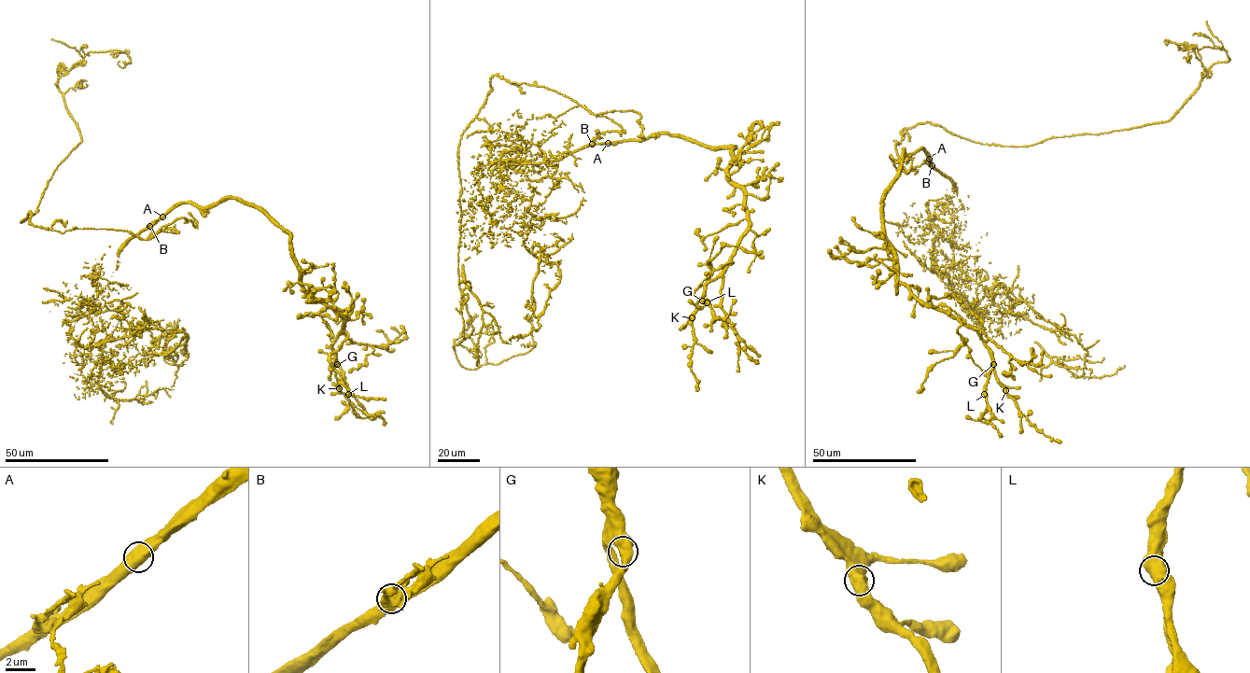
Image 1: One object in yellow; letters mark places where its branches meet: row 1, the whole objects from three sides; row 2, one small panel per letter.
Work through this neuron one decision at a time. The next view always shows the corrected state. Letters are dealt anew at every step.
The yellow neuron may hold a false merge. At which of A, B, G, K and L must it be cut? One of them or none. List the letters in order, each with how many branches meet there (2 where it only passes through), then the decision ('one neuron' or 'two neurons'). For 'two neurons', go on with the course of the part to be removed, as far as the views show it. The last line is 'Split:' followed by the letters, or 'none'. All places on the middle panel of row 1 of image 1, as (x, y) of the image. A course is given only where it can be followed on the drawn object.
A: branches 2; one neuron
B: branches 2; two neurons; course (592, 144), (624, 131), (494, 75), (460, 139), (473, 330), (457, 360), (524, 355), (532, 320)
G: branches 2; one neuron
K: branches 2; one neuron
L: branches 2; one neuron
Split: B

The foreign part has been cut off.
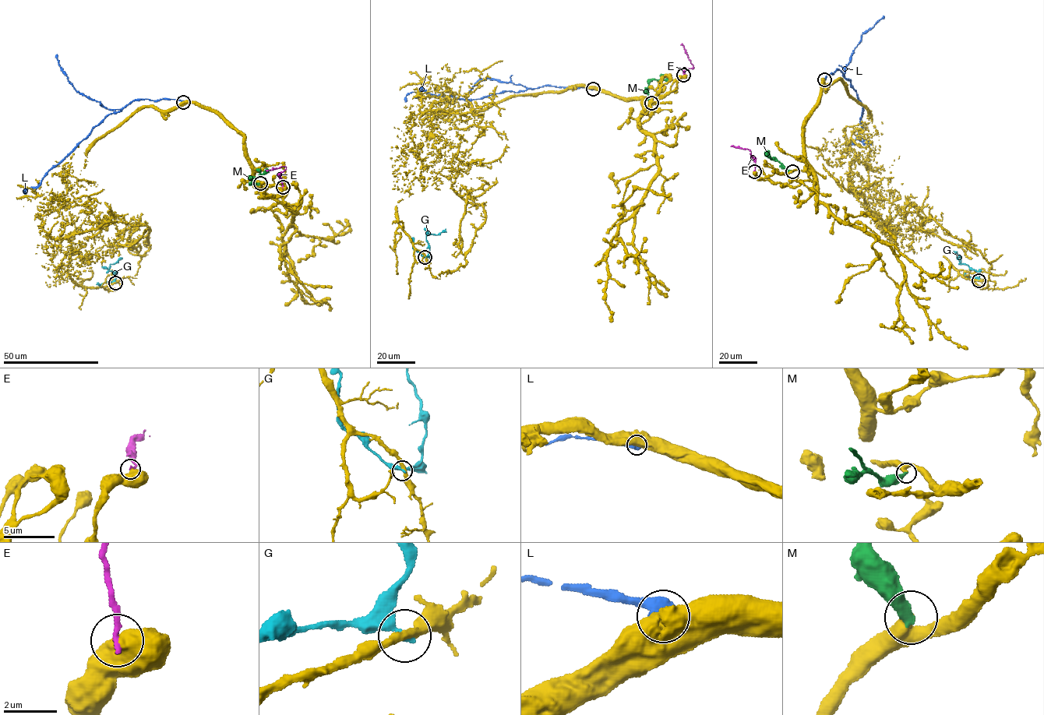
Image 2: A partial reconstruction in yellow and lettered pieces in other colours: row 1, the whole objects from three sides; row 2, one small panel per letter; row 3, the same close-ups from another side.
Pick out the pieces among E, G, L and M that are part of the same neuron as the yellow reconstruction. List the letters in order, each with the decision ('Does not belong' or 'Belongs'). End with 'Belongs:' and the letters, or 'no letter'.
E: Does not belong
G: Does not belong
L: Does not belong
M: Belongs
Belongs: M

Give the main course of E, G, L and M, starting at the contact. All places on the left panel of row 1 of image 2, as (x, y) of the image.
E: (283, 187), (280, 174), (286, 167), (266, 170)
G: (115, 283), (116, 273), (107, 272), (109, 265), (121, 258)
L: (183, 102), (163, 98), (135, 100), (121, 110), (109, 114), (48, 171), (37, 185), (25, 189), (26, 194)
M: (261, 183), (255, 184), (250, 178), (262, 174), (267, 169)

